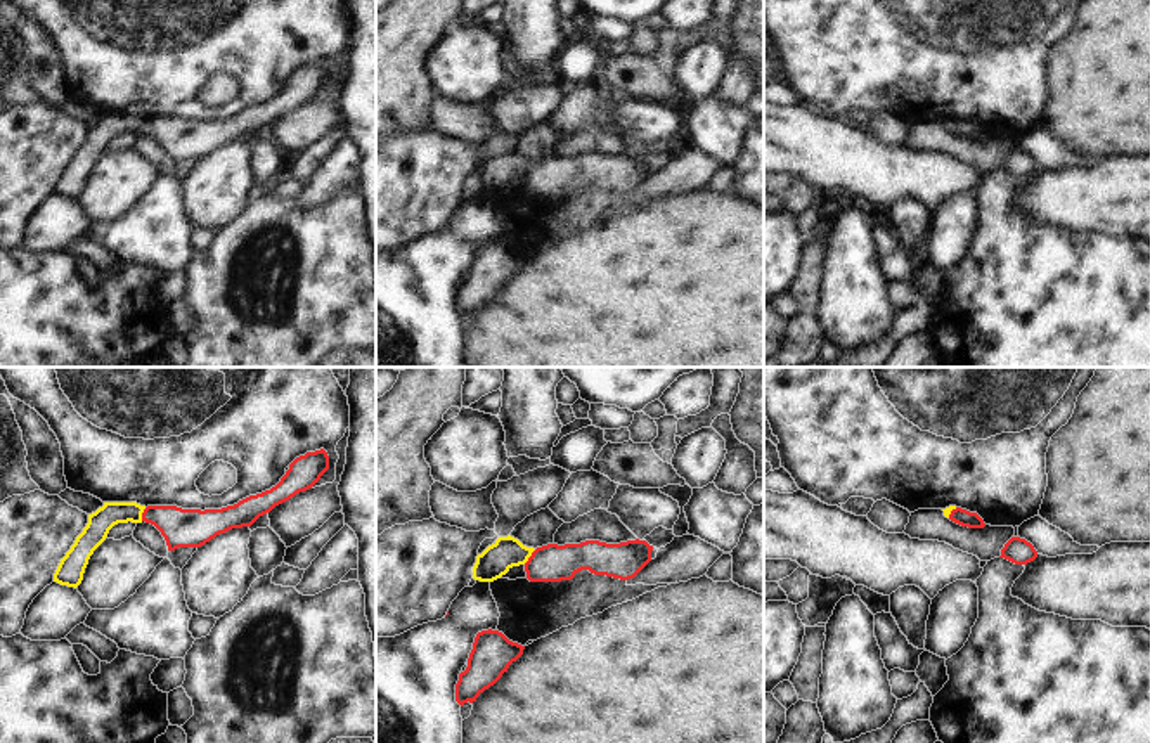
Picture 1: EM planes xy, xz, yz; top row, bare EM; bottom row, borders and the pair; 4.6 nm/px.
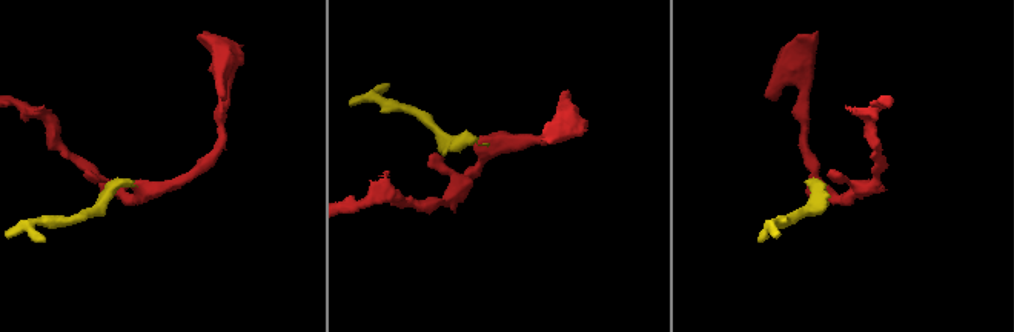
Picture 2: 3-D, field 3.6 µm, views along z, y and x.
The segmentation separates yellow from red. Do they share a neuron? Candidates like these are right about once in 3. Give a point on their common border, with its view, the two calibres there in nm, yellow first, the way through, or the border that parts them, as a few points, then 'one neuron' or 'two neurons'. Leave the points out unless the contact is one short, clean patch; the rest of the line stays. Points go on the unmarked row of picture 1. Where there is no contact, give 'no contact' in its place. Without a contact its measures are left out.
contact xz (530, 167); calibres 150 and 180 nm; way xz (496, 172), (503, 167), (530, 167), (539, 175), (549, 175); one neuron

